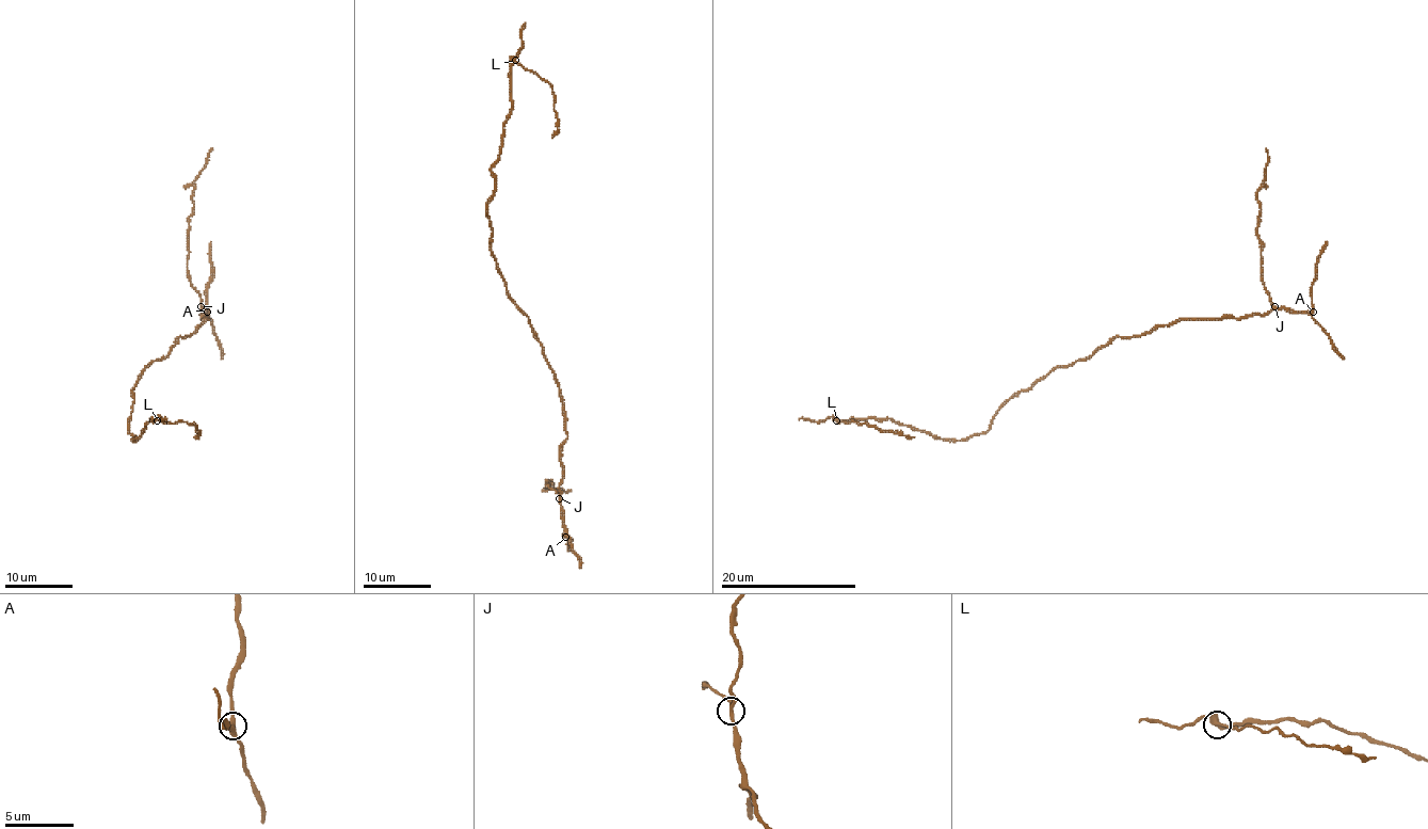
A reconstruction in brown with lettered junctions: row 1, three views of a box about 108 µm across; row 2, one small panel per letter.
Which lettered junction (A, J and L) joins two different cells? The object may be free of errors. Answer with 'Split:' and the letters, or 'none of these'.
Split: L

